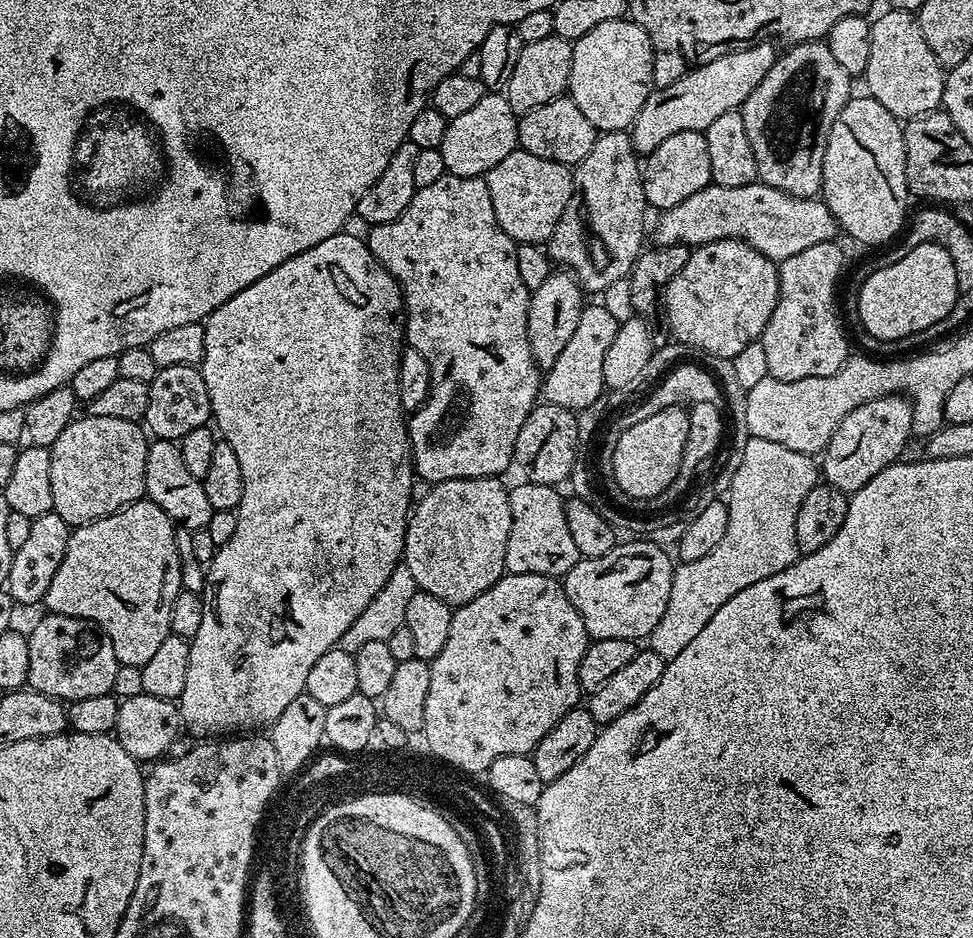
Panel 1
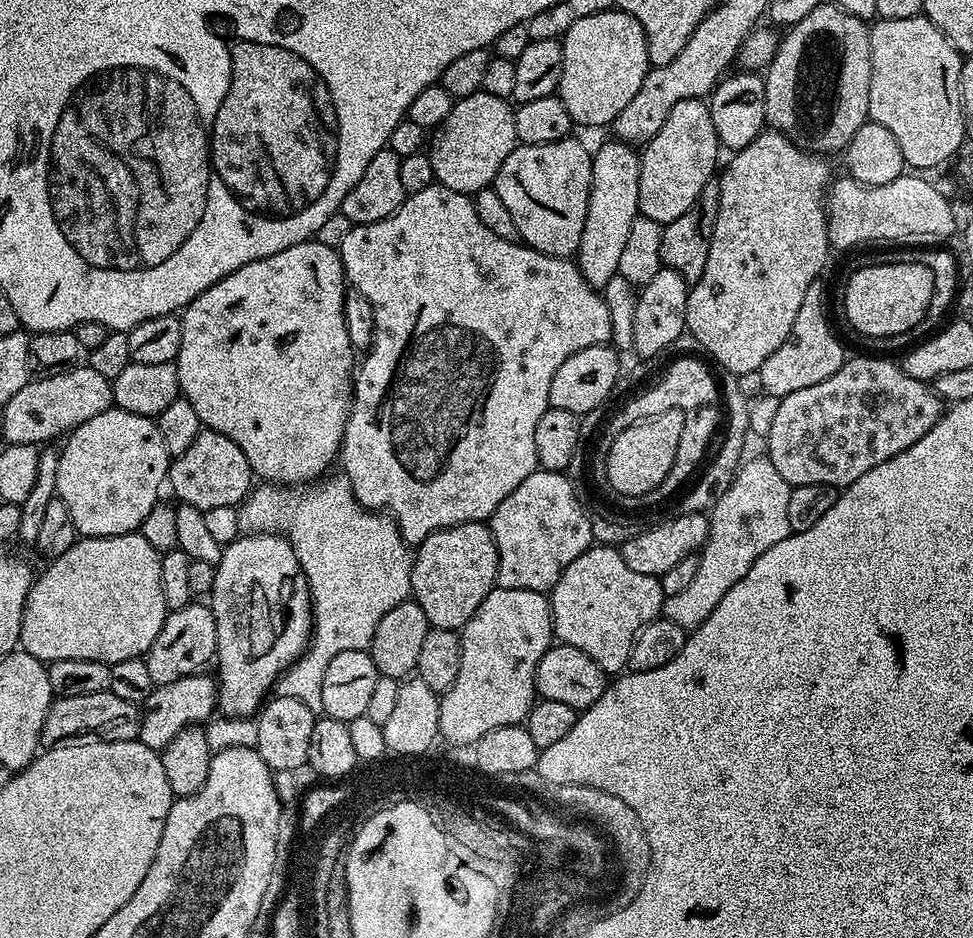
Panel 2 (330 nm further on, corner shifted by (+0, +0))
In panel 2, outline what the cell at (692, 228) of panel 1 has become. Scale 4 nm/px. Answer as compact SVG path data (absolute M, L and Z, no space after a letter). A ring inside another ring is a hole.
M844 174L842 178L833 179L826 193L826 211L828 213L828 242L833 249L872 246L875 240L885 240L888 246L940 246L952 235L957 235L956 212L952 204L931 184L923 180L920 174L905 174L894 178L894 182L886 182L882 186L870 186L852 179Z

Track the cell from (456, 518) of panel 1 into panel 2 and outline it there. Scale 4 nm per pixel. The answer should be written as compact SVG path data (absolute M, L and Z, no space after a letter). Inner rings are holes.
M466 522L458 526L450 526L430 534L415 549L412 558L412 595L411 599L422 606L429 625L433 628L445 628L451 632L463 629L466 622L482 606L482 598L497 587L498 550L492 537L491 527L484 522Z

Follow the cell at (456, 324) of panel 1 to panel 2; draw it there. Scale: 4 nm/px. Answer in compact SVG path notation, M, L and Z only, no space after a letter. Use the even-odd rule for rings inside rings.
M434 183L426 190L420 191L418 194L407 197L404 204L395 212L386 218L382 218L378 222L370 222L369 224L355 225L350 234L346 234L346 238L342 238L339 246L340 260L344 263L344 274L347 283L351 285L355 291L361 292L366 297L366 302L370 302L370 306L374 310L374 338L372 346L367 352L363 353L361 362L354 372L354 391L352 394L352 408L348 411L348 421L346 422L346 430L344 437L340 443L339 459L344 460L343 475L350 478L350 486L356 495L356 501L363 508L381 514L387 514L396 521L398 530L402 534L402 538L410 546L418 546L430 534L434 534L443 528L450 526L458 526L466 522L484 522L492 517L494 510L498 510L502 498L506 498L506 494L510 494L521 482L526 482L526 478L530 478L532 472L537 471L538 465L536 462L536 451L534 450L534 430L538 426L538 418L542 418L542 414L550 406L548 399L550 398L550 382L554 382L554 374L558 374L558 366L562 366L562 362L566 362L566 358L570 358L570 354L578 354L578 350L586 350L590 346L598 346L599 344L608 344L611 341L611 322L610 311L607 310L607 304L604 301L603 295L597 289L591 288L586 282L586 278L582 278L580 267L571 259L562 256L547 256L538 250L528 247L523 242L507 240L506 238L498 238L498 234L492 233L484 223L482 218L478 218L478 210L474 210L472 205L472 196L459 192L458 190L450 190L446 186Z

